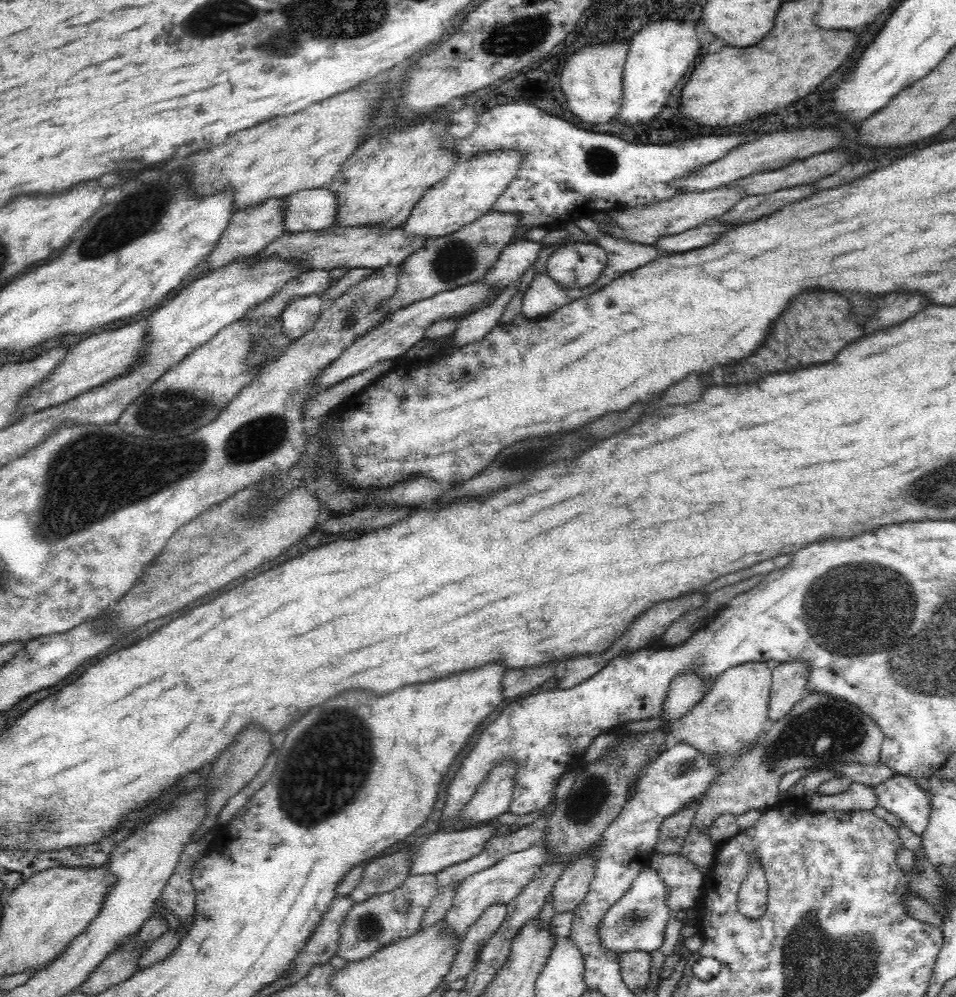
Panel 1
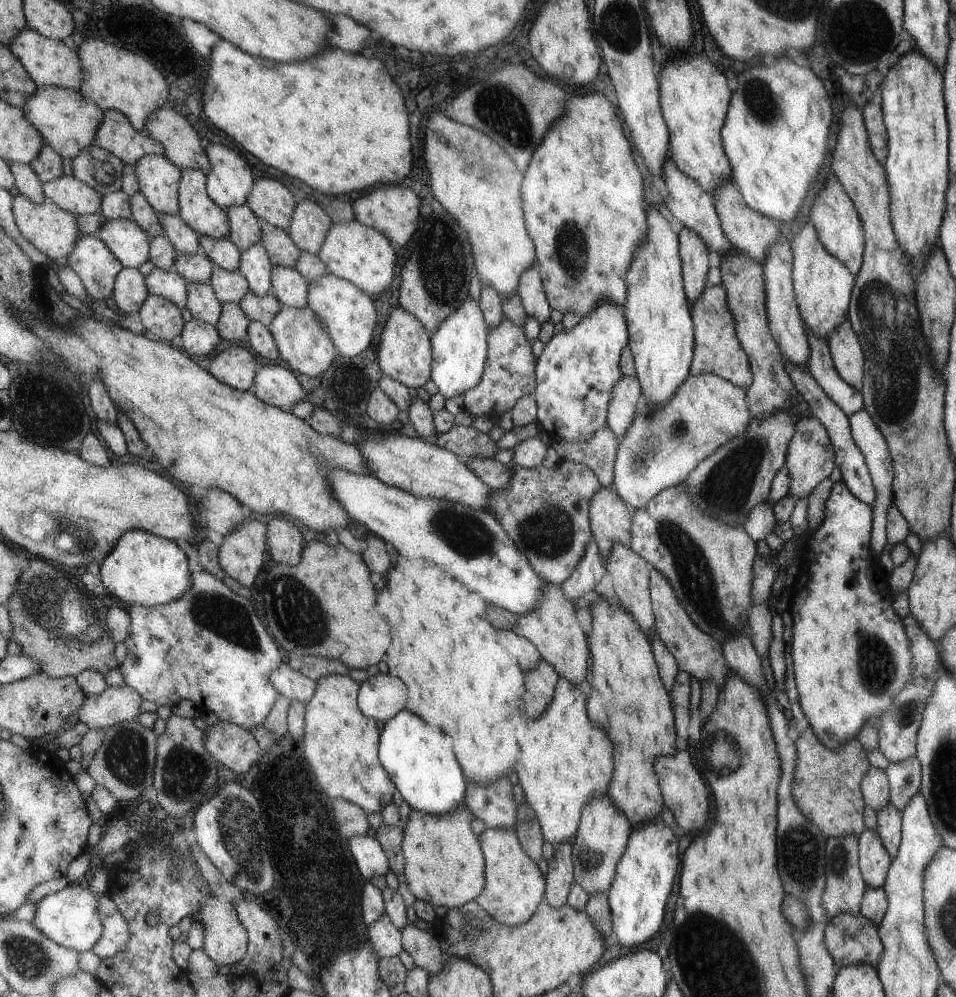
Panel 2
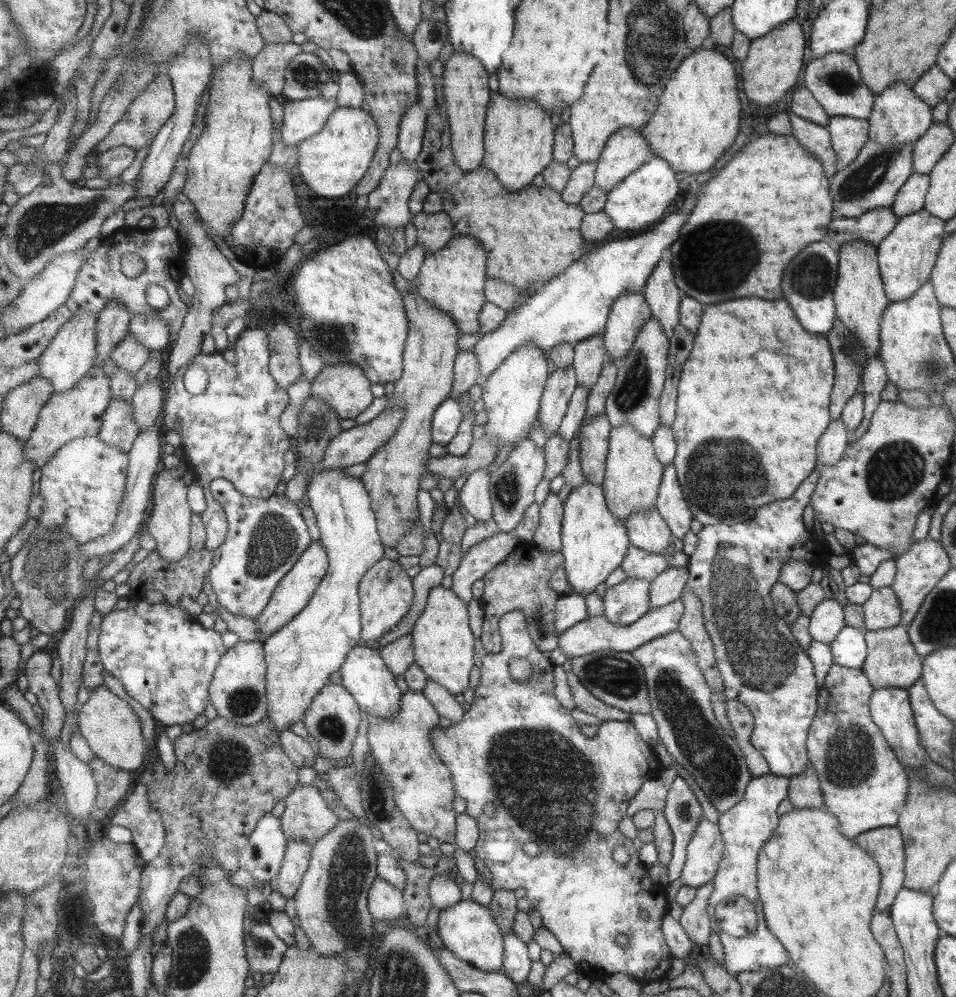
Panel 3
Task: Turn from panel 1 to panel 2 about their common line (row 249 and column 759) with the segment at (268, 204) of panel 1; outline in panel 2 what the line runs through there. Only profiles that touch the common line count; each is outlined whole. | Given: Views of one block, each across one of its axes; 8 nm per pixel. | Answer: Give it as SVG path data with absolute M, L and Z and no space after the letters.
M731 179L723 182L719 189L715 190L715 194L711 194L710 197L715 206L715 212L719 216L721 230L733 248L763 263L767 256L767 250L779 241L779 230L775 228L775 223L768 220L763 214L759 214L758 211L751 210L744 202L741 191Z

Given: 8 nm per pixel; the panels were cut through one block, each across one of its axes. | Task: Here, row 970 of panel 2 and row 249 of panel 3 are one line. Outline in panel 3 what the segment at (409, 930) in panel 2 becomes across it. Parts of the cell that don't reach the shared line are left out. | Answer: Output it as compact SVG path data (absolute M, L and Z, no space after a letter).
M441 210L433 214L419 211L412 215L416 227L416 242L424 246L425 254L443 248L455 236L449 215Z

